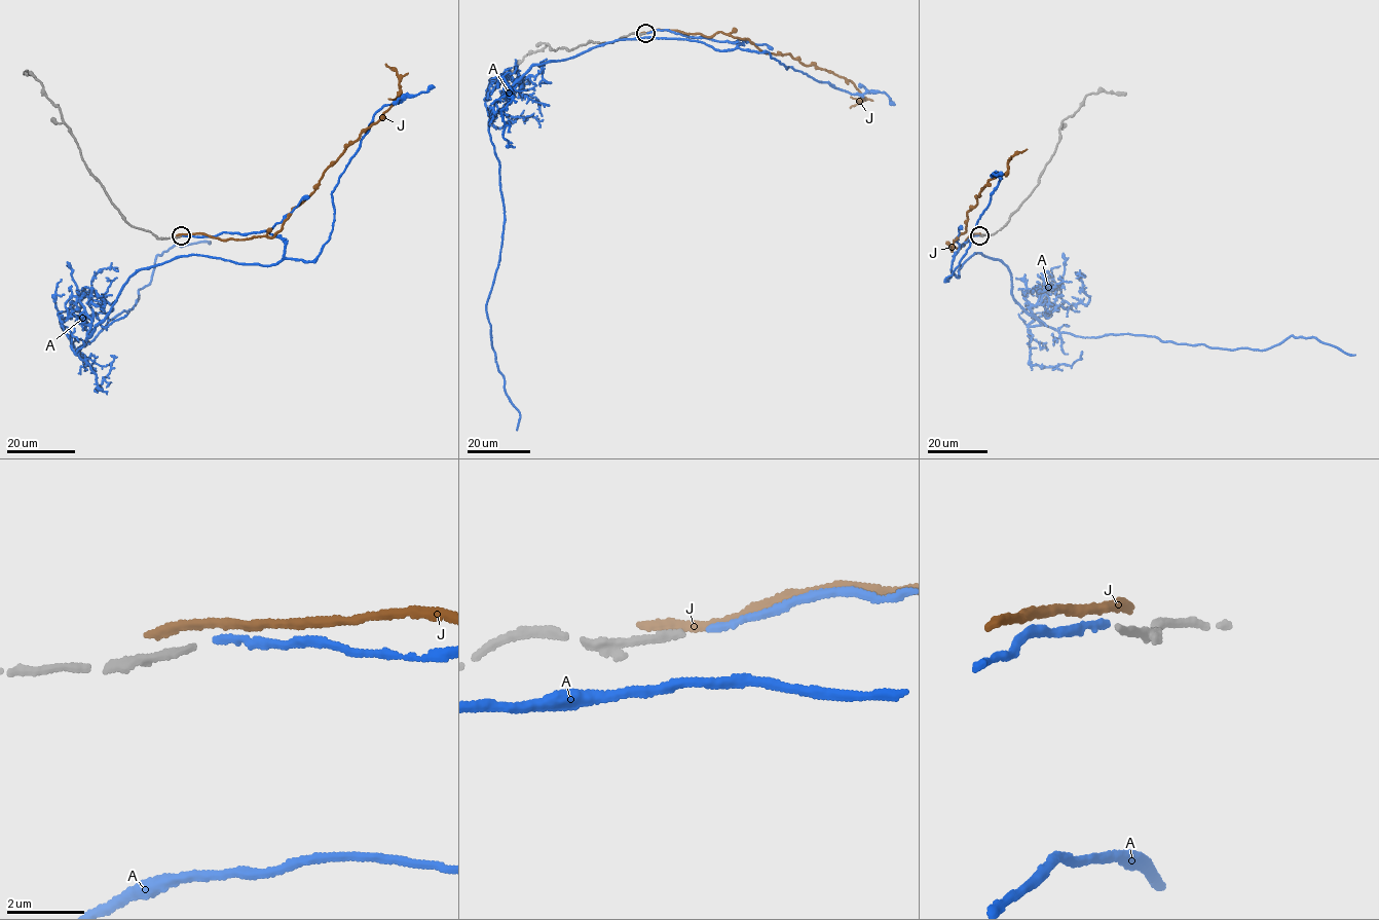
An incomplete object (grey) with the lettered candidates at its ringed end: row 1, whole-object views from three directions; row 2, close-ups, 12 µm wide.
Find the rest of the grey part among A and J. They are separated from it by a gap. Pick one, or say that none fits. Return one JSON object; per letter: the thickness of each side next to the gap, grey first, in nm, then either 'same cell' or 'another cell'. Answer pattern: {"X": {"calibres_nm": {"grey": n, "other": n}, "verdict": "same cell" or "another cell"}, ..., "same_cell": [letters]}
{"A": {"calibres_nm": {"grey": 180, "other": 170}, "verdict": "same cell"}, "J": {"calibres_nm": {"grey": 180, "other": 220}, "verdict": "another cell"}, "same_cell": ["A"]}

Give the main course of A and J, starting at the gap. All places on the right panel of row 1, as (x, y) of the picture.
A: (978, 235), (955, 274), (975, 252), (997, 258), (1015, 302), (1060, 332), (1261, 351), (1293, 335), (1354, 355)
J: (979, 234), (951, 251), (966, 231), (967, 212), (980, 190), (1007, 171), (1014, 154), (1027, 149)

